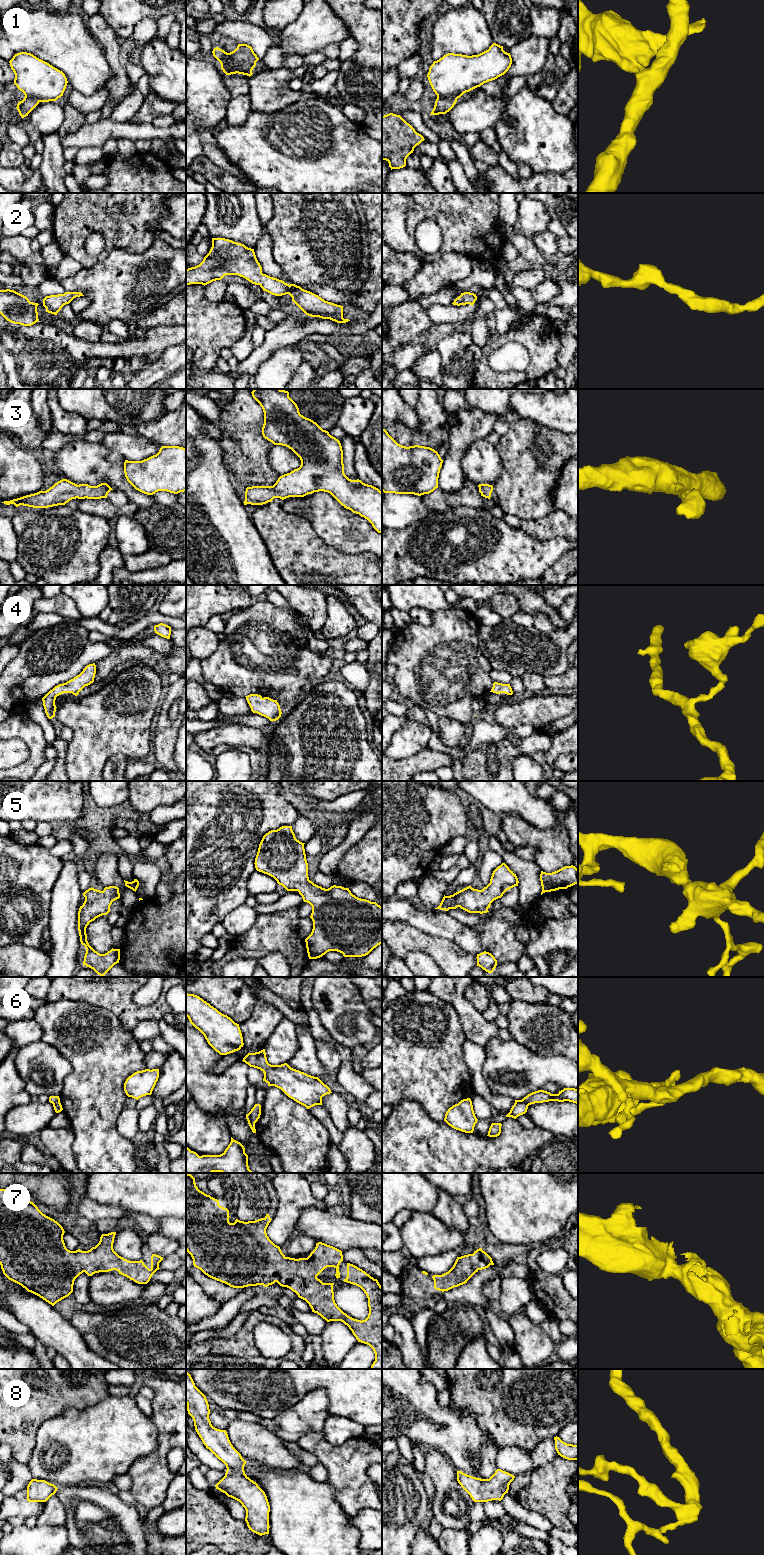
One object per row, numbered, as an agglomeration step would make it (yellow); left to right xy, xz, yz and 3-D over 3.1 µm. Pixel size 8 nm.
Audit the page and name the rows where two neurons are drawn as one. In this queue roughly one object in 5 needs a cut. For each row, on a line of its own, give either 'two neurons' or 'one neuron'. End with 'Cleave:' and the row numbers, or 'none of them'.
1: two neurons
2: one neuron
3: one neuron
4: one neuron
5: one neuron
6: two neurons
7: one neuron
8: one neuron
Cleave: 1, 6

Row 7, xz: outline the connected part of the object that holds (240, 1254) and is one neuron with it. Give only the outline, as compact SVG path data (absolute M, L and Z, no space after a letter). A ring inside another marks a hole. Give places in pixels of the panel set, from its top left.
M186 1174L186 1251L193 1259L194 1267L208 1277L233 1288L269 1285L277 1282L295 1292L327 1322L341 1321L349 1327L358 1342L369 1345L375 1353L375 1361L370 1369L382 1369L382 1286L357 1266L347 1263L347 1277L344 1282L360 1287L368 1298L369 1314L365 1320L357 1320L344 1313L335 1303L334 1283L323 1283L317 1276L327 1267L336 1269L340 1278L339 1265L343 1261L342 1251L322 1242L307 1258L286 1257L279 1246L267 1236L266 1229L271 1222L269 1214L255 1221L235 1220L229 1222L229 1210L219 1205L219 1200L200 1191L195 1178Z

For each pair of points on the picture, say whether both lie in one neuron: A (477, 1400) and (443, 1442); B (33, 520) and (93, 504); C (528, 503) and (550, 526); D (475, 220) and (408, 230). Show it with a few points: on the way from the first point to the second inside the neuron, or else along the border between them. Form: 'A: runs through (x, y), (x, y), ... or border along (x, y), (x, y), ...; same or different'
A: border along (449, 1404), (472, 1414), (482, 1430); different
B: border along (78, 508), (100, 517); different
C: border along (552, 509), (547, 514), (538, 518), (522, 520); different
D: runs through (458, 213), (422, 213); same

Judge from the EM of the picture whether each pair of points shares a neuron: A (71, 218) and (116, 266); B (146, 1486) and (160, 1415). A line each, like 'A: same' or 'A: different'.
A: different
B: same

